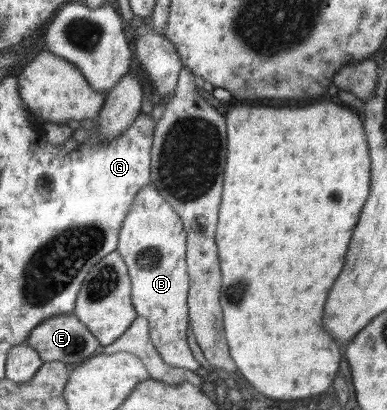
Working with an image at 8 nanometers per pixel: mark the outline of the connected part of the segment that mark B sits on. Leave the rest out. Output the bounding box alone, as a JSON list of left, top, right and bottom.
[119,183,200,371]

